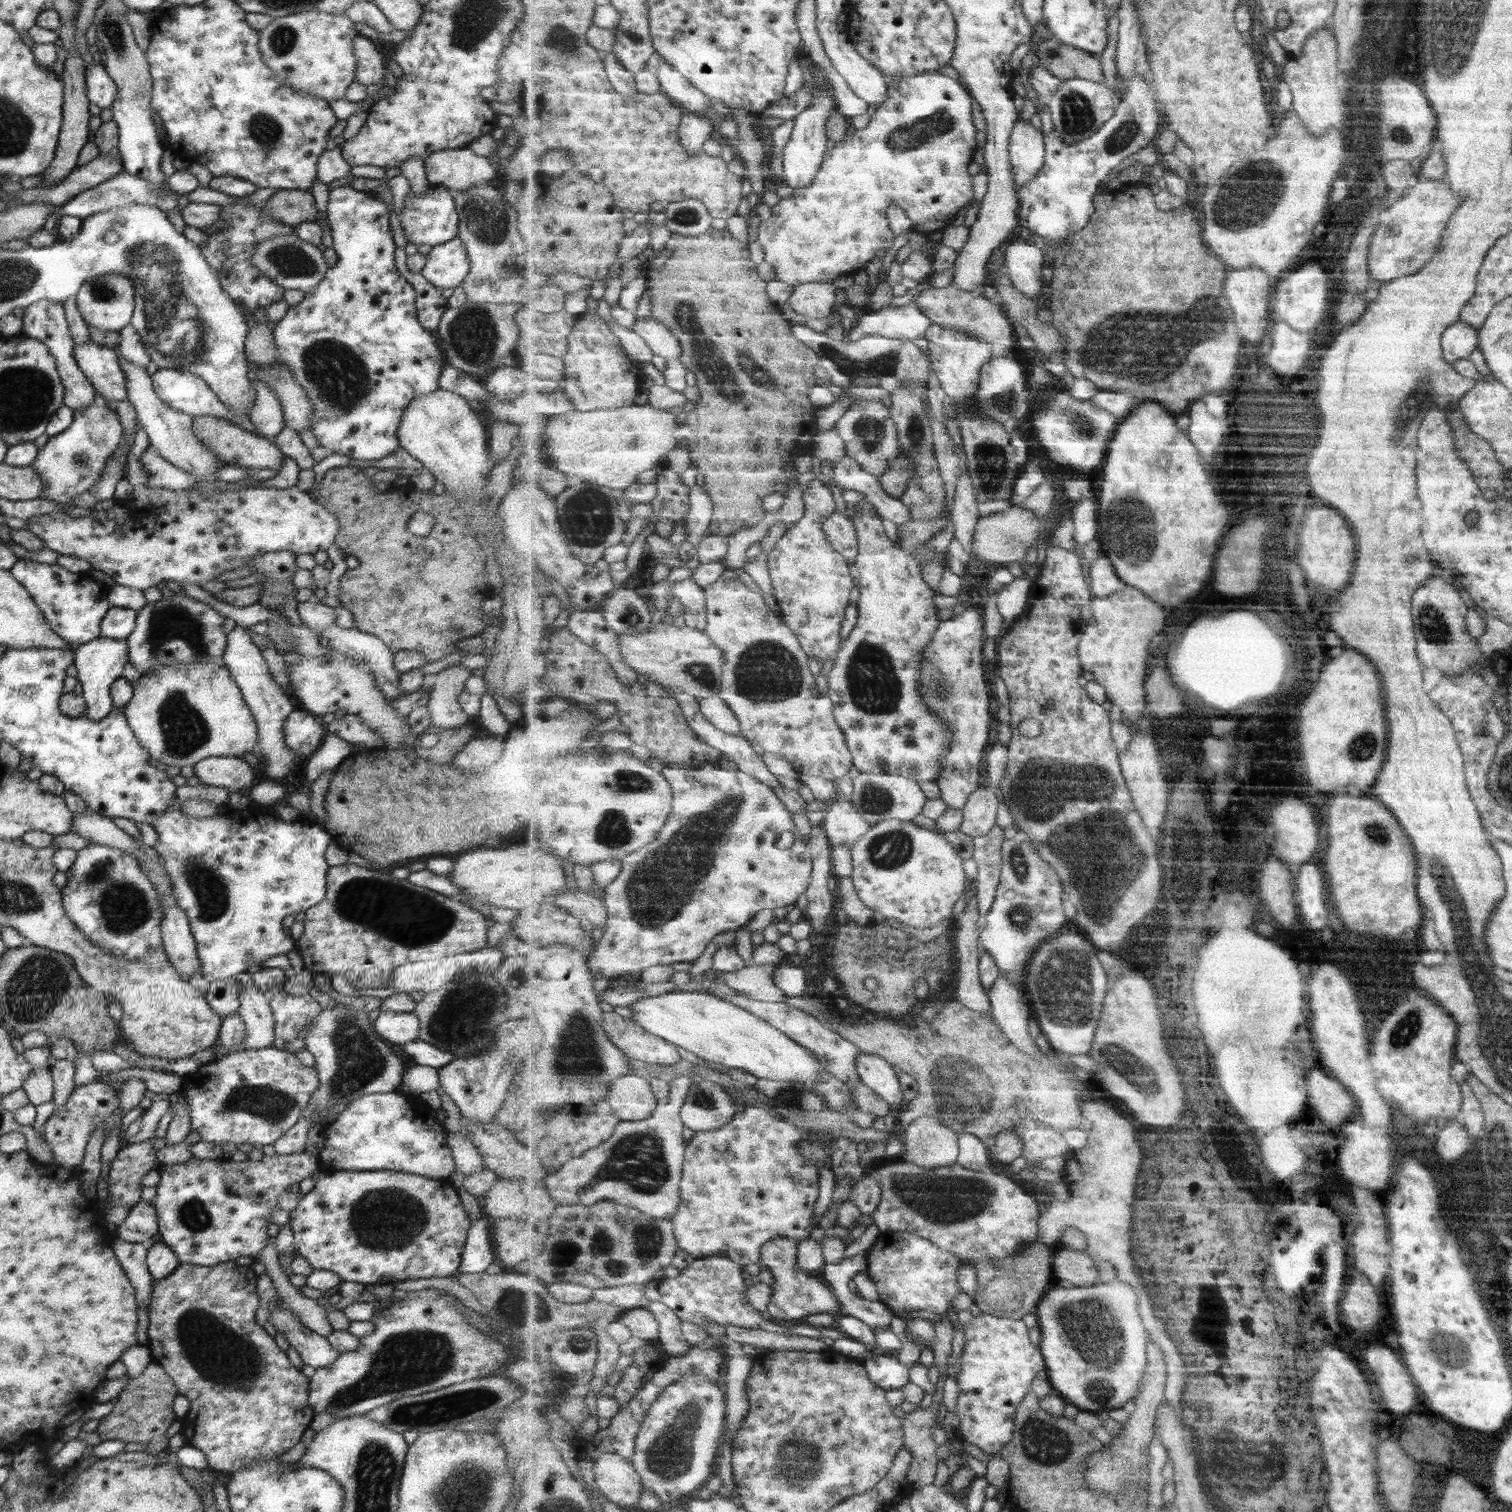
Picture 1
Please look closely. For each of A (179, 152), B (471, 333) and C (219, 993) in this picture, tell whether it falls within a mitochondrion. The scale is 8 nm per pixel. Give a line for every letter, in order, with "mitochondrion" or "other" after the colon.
A: other
B: mitochondrion
C: other

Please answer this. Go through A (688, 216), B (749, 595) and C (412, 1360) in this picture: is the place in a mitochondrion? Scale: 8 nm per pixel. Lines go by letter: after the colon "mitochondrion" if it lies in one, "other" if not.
A: mitochondrion
B: other
C: mitochondrion

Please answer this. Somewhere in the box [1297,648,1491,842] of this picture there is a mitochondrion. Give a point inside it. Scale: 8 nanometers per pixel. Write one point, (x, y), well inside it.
(1361, 746)

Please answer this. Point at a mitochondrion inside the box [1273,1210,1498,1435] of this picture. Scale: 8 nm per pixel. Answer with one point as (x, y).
(1451, 1352)

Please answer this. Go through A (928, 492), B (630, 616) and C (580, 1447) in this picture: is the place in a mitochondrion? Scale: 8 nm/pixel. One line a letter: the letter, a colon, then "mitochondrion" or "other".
A: mitochondrion
B: mitochondrion
C: other

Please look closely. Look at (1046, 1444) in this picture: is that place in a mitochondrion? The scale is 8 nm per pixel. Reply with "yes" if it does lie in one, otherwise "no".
yes

